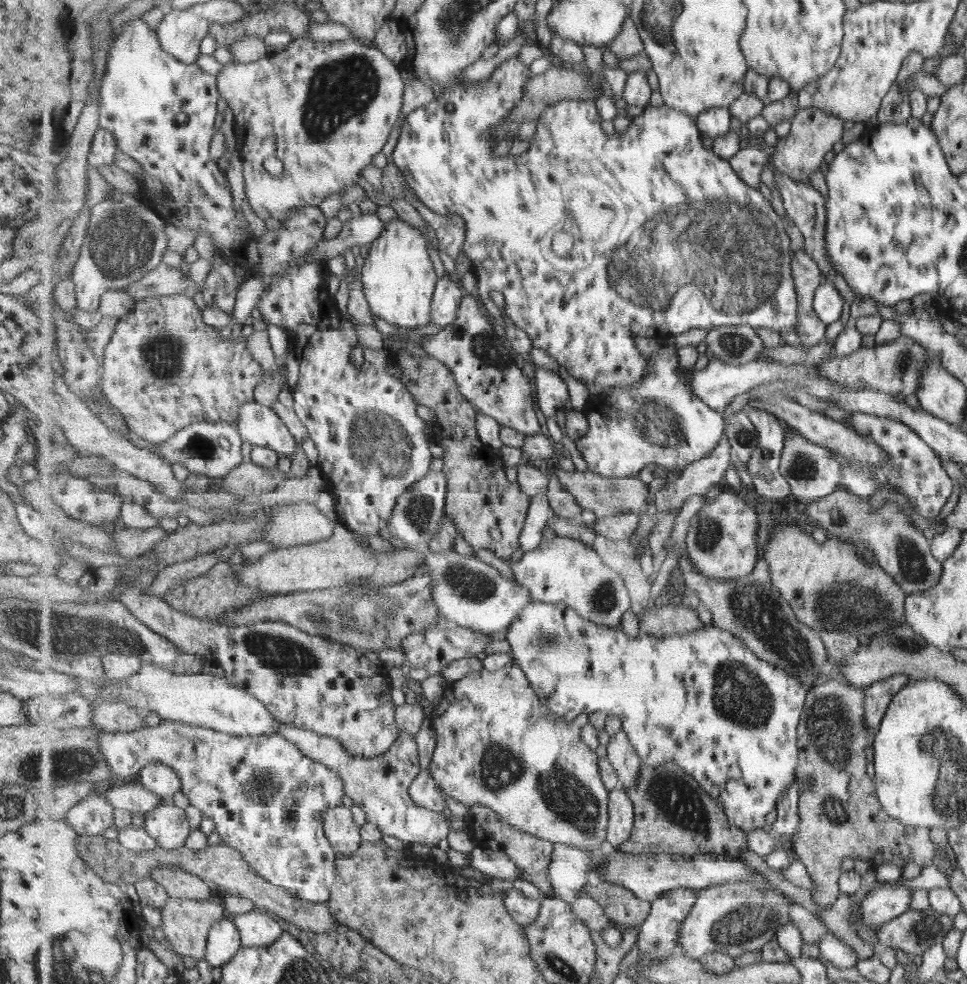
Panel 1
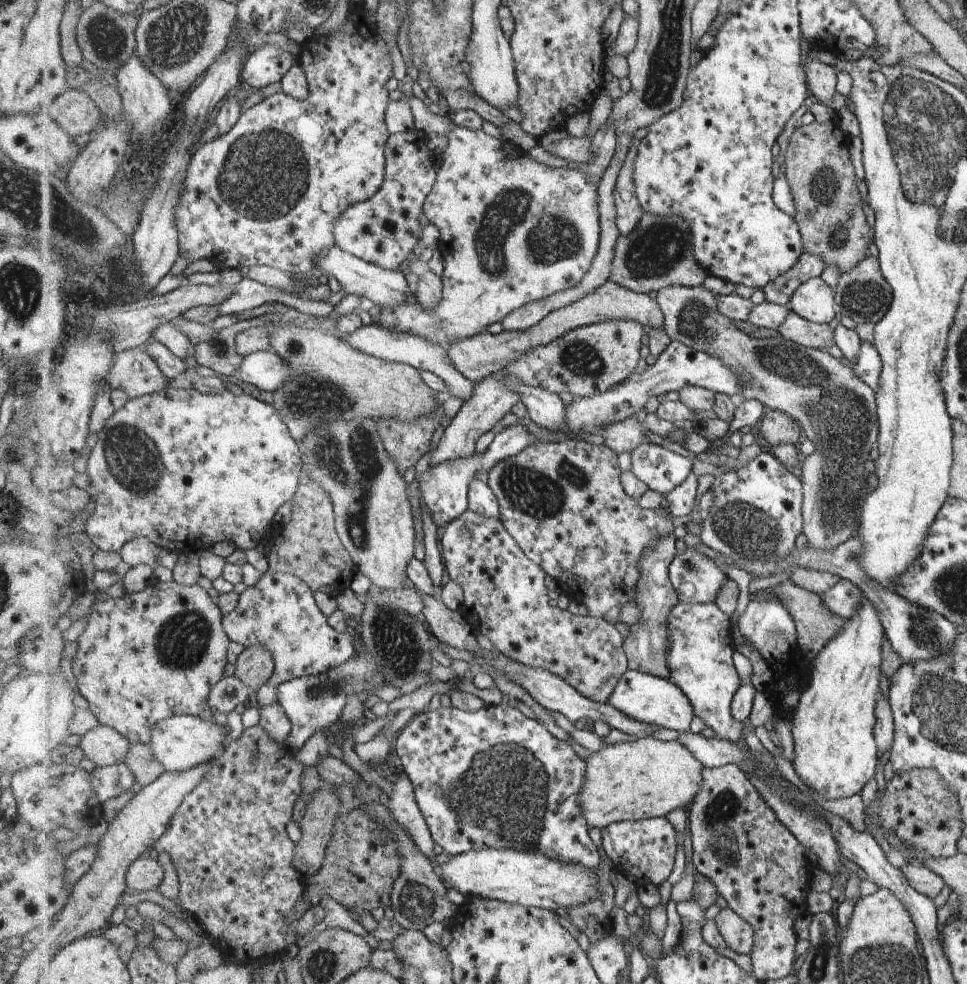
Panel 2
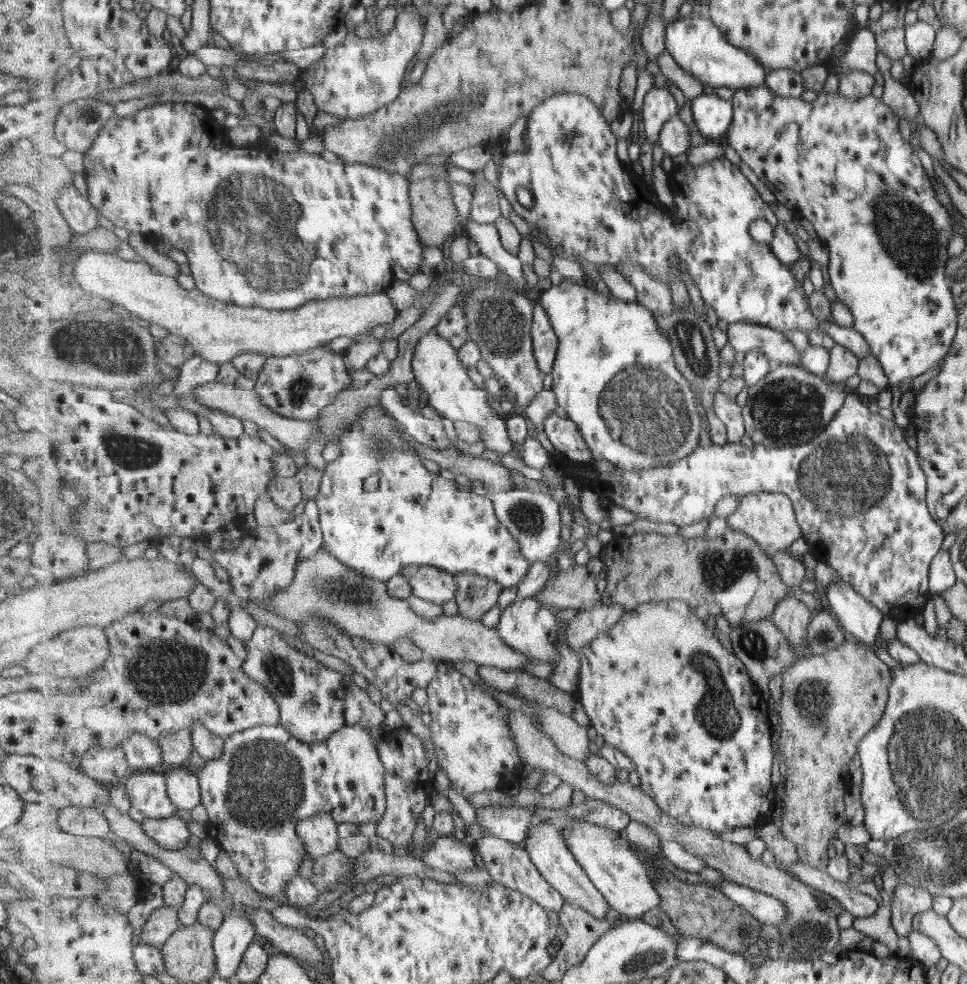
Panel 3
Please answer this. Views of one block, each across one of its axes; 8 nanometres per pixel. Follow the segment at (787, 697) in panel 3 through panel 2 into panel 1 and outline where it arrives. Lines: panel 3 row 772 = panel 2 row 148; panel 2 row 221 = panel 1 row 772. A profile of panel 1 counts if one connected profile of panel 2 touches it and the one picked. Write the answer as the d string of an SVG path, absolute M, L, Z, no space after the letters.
M838 680L817 684L817 688L808 691L804 716L800 722L799 746L800 762L797 767L800 801L799 816L801 823L797 827L797 839L792 843L796 854L809 869L815 888L812 898L819 908L825 908L838 902L840 878L843 874L843 858L871 858L885 854L886 864L901 866L913 862L923 867L931 864L936 855L932 843L932 831L923 827L909 827L890 817L877 796L876 780L867 774L867 752L865 748L873 747L875 731L865 723L865 688L842 684Z

